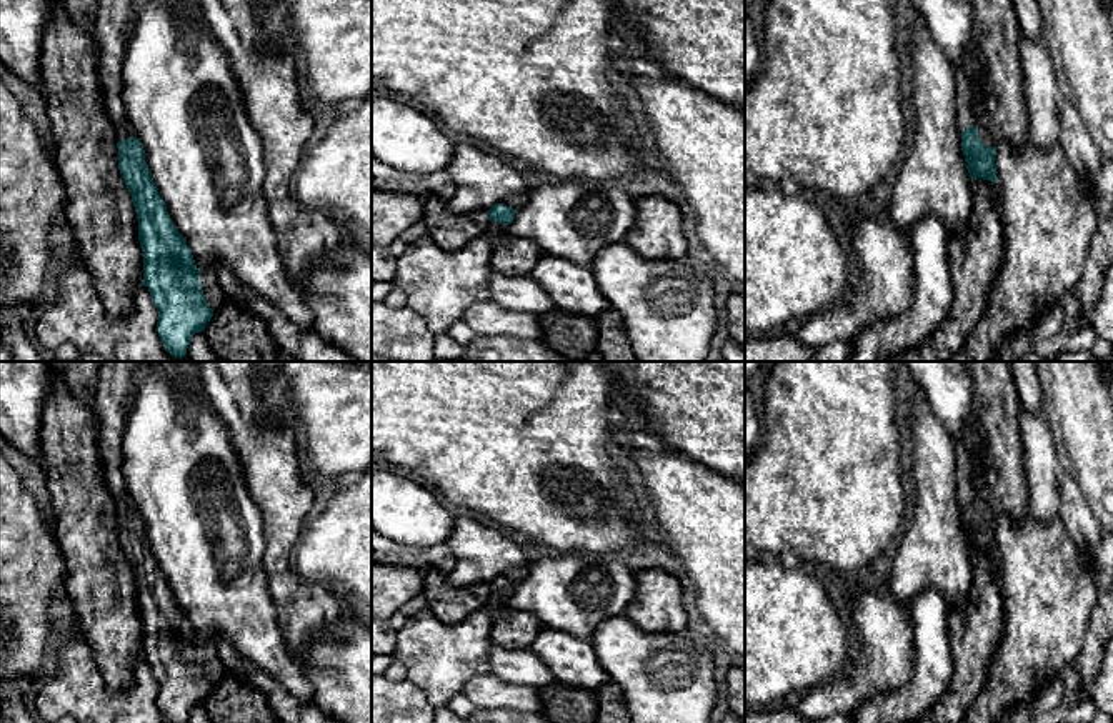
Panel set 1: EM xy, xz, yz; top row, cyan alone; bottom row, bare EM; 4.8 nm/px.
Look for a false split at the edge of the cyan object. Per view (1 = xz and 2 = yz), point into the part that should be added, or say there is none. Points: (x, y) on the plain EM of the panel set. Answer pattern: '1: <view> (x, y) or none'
1: xz (512, 628)
2: yz (1002, 488)

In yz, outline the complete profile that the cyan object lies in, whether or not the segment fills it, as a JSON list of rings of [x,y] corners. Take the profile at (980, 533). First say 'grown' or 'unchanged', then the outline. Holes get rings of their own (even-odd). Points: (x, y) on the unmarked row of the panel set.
grown; [[[968,362],[968,365],[973,375],[975,423],[985,450],[981,453],[973,453],[963,441],[956,440],[955,451],[961,500],[961,525],[965,528],[971,555],[976,551],[983,551],[998,556],[995,536],[996,520],[1001,515],[1008,515],[1013,520],[1020,520],[1028,515],[1028,481],[1023,465],[1023,443],[1020,431],[1020,411],[1023,410],[1023,401],[1018,395],[1010,362]]]

